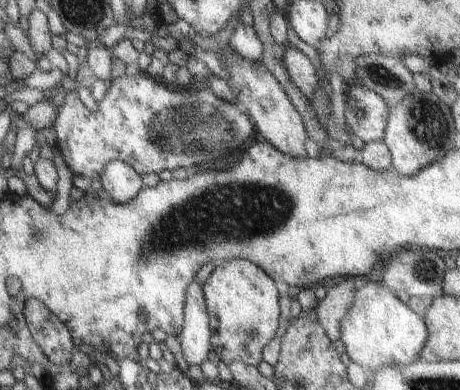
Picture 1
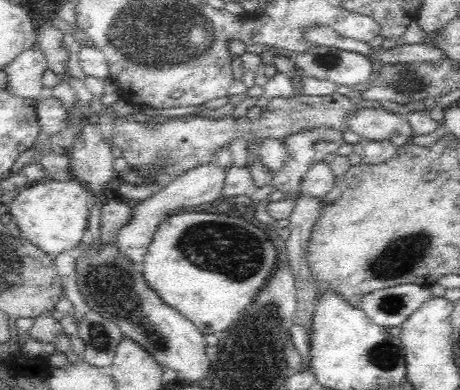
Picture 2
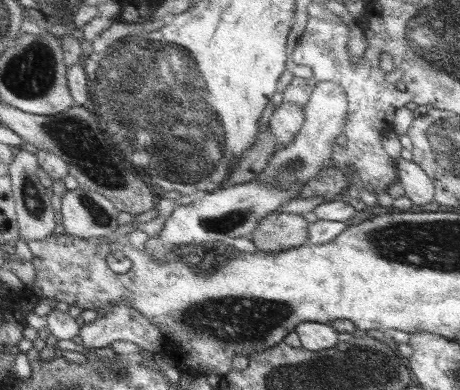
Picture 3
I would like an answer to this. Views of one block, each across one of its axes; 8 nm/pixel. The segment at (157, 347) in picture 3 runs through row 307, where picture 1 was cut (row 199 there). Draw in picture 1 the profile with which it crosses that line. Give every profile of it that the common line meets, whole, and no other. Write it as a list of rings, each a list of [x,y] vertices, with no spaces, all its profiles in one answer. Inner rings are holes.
[[[121,160],[107,162],[99,174],[99,182],[101,192],[115,202],[125,202],[143,188],[141,176]]]

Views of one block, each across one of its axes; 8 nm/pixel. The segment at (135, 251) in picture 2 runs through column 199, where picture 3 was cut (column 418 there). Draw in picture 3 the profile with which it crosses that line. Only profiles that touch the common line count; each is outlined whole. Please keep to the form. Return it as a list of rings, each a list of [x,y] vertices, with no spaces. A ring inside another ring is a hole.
[[[397,158],[395,170],[397,170],[397,184],[401,184],[403,188],[403,198],[409,198],[417,206],[433,202],[433,182],[415,162]]]

